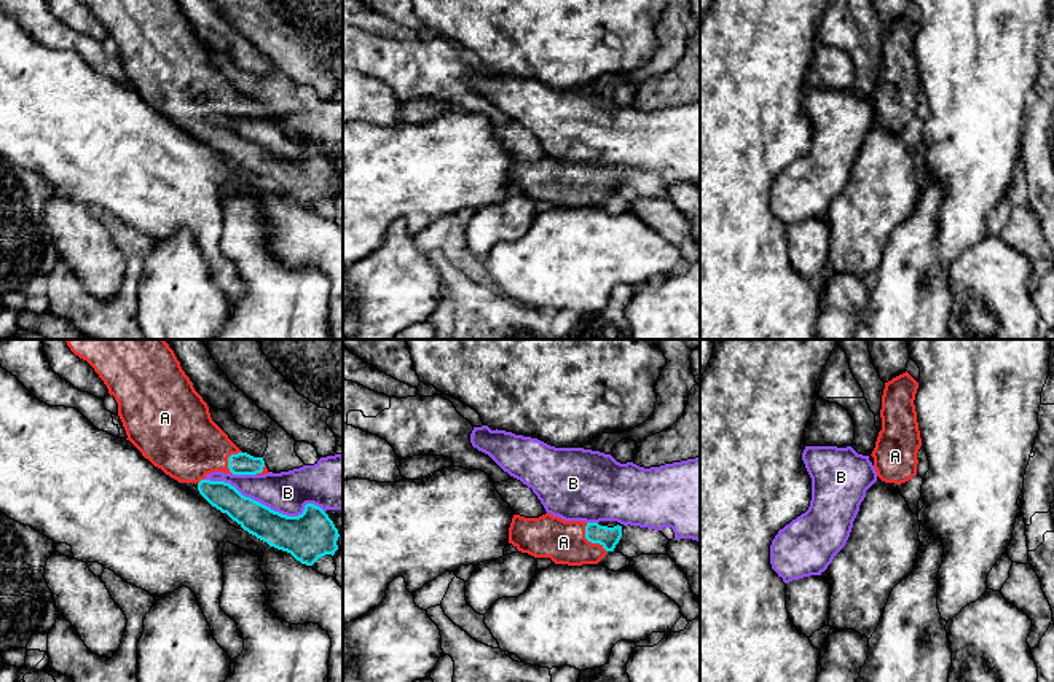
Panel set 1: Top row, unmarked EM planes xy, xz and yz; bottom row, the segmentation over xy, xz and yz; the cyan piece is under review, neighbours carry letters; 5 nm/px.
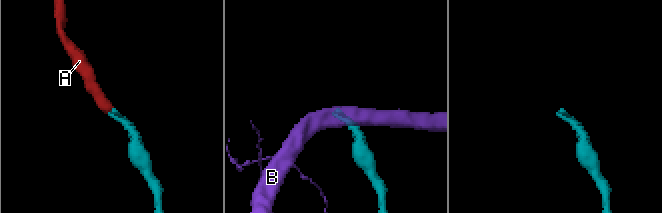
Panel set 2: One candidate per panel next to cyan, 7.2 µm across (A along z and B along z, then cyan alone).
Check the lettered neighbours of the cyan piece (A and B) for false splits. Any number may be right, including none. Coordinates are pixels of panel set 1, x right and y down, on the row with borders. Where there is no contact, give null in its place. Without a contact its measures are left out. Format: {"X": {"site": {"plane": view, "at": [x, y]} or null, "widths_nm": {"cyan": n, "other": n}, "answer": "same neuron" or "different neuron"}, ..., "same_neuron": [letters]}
{"A": {"site": {"plane": "xz", "at": [589, 540]}, "widths_nm": {"cyan": 100, "other": 220}, "answer": "same neuron"}, "B": {"site": {"plane": "xy", "at": [265, 505]}, "widths_nm": {"cyan": 220, "other": 220}, "answer": "different neuron"}, "same_neuron": ["A"]}

